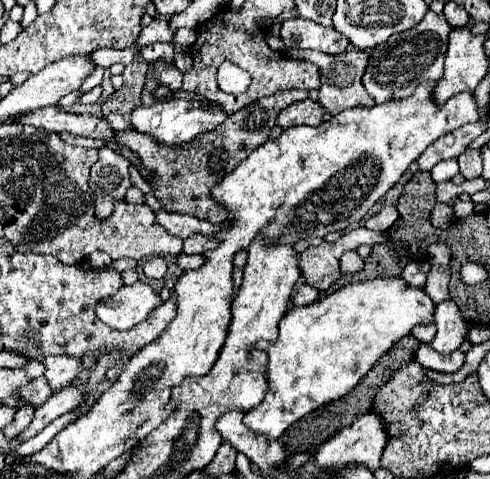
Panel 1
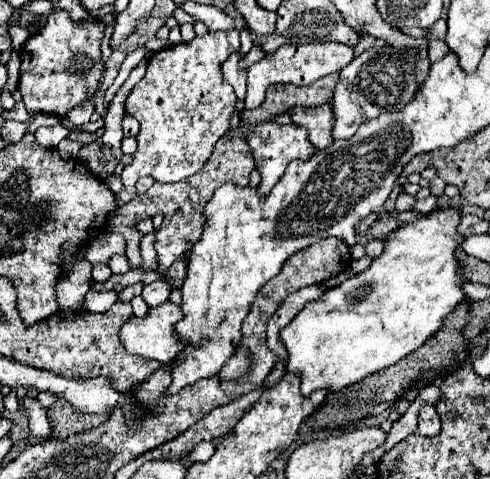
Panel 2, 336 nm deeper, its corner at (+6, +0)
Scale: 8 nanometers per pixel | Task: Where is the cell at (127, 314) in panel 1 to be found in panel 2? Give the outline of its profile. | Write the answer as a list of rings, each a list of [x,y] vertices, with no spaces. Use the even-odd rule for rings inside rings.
[[[164,302],[156,308],[148,308],[146,316],[136,316],[132,314],[122,326],[120,326],[120,342],[124,344],[124,348],[130,352],[130,354],[138,354],[138,356],[144,356],[144,358],[152,358],[152,360],[158,360],[162,364],[170,362],[182,348],[182,342],[178,340],[176,332],[174,332],[174,324],[182,318],[182,312],[180,312],[180,306],[172,304],[172,302]]]

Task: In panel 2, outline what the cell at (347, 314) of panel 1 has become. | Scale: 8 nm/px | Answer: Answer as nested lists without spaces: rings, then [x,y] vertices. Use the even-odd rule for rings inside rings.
[[[438,208],[428,218],[396,228],[386,238],[384,252],[372,260],[362,272],[346,280],[344,284],[326,290],[318,300],[308,302],[302,312],[280,332],[280,342],[288,352],[286,372],[298,372],[302,382],[302,394],[310,396],[314,390],[338,392],[366,376],[384,370],[406,354],[420,348],[452,312],[452,308],[466,296],[460,290],[464,282],[458,274],[458,260],[454,256],[456,246],[464,240],[458,232],[460,212],[452,208]]]

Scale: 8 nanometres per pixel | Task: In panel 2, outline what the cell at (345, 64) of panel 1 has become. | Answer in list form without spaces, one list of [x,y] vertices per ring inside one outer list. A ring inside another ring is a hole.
[[[322,104],[322,106],[314,106],[314,108],[296,106],[296,108],[288,110],[288,114],[292,116],[294,124],[304,126],[308,130],[308,138],[318,150],[324,150],[334,142],[334,138],[332,138],[334,114],[332,114],[330,104]]]

